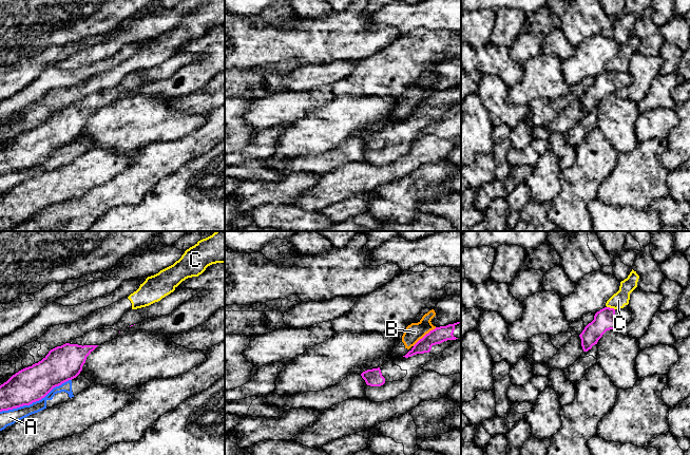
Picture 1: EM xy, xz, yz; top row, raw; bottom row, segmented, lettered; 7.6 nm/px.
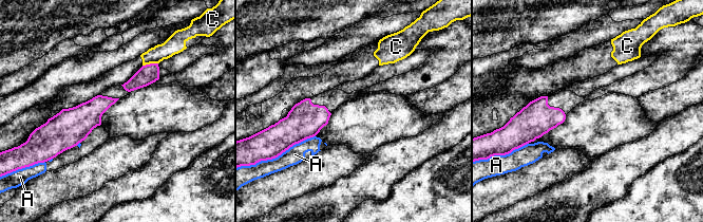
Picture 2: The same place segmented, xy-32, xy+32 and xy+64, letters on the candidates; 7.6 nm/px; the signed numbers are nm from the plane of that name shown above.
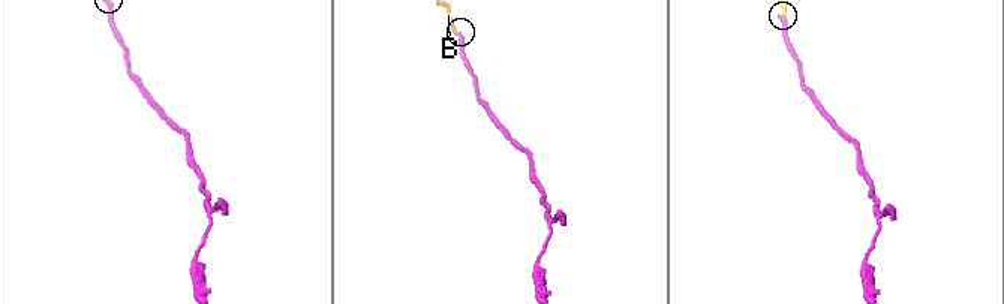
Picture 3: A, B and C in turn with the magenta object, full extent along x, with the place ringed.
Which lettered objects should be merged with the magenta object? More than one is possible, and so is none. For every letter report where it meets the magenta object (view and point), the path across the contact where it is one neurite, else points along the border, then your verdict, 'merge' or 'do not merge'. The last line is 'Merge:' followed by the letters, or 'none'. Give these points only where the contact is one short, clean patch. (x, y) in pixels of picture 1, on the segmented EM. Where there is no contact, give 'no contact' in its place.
A: contact xy (35, 401); do not merge
B: contact xz (425, 335); border xz (436, 327), (426, 333), (413, 345); do not merge
C: contact yz (611, 308); border yz (607, 306), (614, 309); do not merge
Merge: none

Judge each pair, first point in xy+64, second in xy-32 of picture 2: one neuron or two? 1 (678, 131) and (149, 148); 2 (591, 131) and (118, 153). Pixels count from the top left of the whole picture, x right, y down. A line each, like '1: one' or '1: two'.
1: two
2: two

